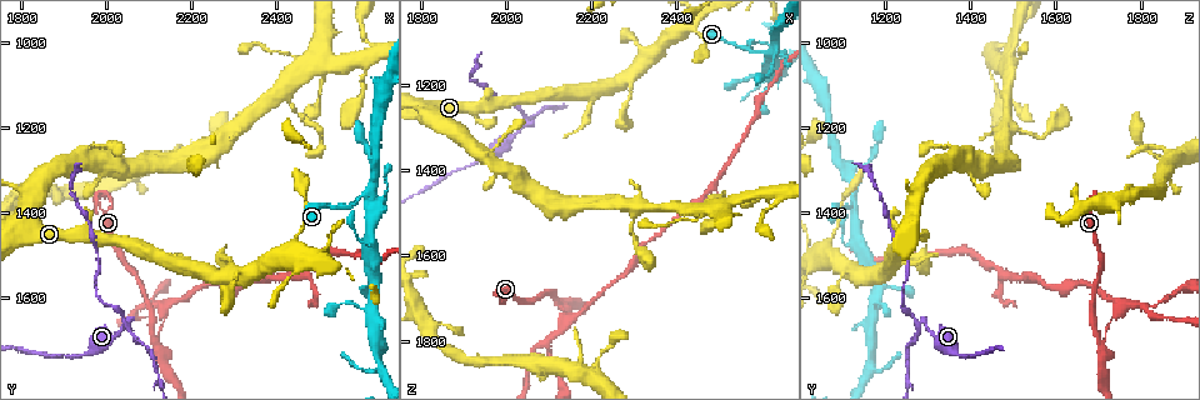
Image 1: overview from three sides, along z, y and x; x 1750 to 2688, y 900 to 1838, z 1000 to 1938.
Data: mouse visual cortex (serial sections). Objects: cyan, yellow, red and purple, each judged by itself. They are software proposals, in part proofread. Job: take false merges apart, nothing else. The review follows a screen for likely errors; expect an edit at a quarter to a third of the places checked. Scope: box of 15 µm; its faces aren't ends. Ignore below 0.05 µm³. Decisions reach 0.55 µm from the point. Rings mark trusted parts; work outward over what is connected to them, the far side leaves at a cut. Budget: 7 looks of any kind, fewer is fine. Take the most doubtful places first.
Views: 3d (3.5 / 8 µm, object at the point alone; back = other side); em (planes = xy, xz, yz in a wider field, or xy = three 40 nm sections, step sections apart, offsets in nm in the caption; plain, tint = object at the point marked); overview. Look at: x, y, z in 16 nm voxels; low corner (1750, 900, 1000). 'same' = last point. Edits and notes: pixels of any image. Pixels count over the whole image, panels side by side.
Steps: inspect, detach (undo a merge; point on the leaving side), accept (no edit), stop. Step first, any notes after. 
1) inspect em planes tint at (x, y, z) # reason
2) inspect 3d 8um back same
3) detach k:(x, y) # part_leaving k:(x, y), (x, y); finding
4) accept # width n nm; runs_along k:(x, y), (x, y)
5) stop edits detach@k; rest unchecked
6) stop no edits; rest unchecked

inspect 3d 3.5um at (2605, 1355, 1125) # arms part here

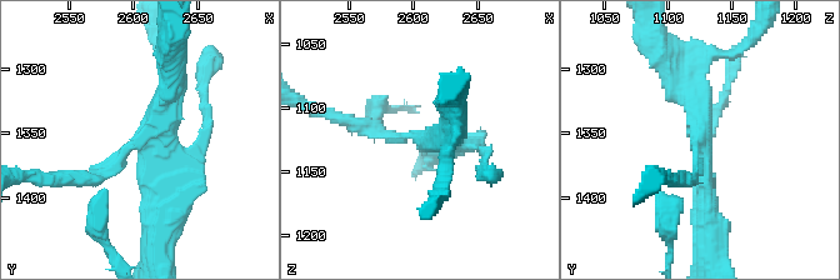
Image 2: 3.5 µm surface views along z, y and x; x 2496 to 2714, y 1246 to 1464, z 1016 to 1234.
inspect em xy step 1 tint at (2608, 1356, 1126)

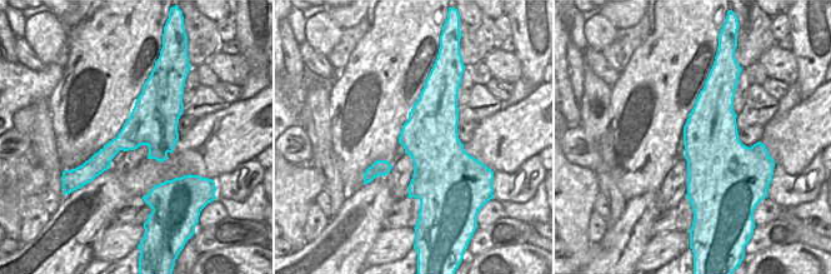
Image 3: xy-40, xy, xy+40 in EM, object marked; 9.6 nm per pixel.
accept # runs_along 2:(80, 178), (153, 143), (164, 220); one cell here

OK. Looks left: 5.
inspect 3d 3.5um at (2120, 1700, 1710) # three-way junction

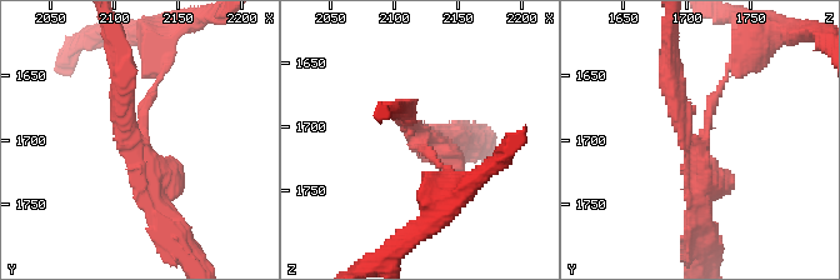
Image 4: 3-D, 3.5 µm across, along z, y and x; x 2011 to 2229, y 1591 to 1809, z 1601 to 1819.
inspect em xy step 5 plain at (2118, 1702, 1706) # arms 3; arm_widths 150, 250, 300 nm; need the tissue

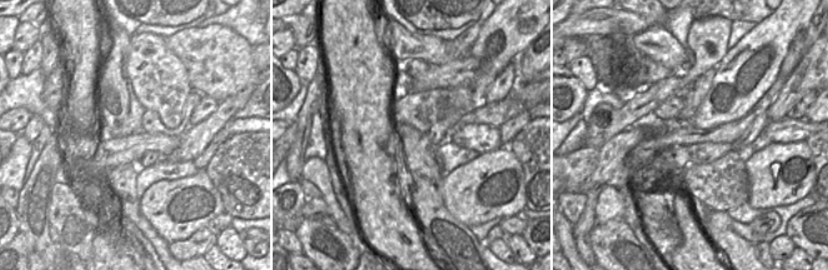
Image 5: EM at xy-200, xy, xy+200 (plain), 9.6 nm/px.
inspect em xy step 5 tint same # with the object marked

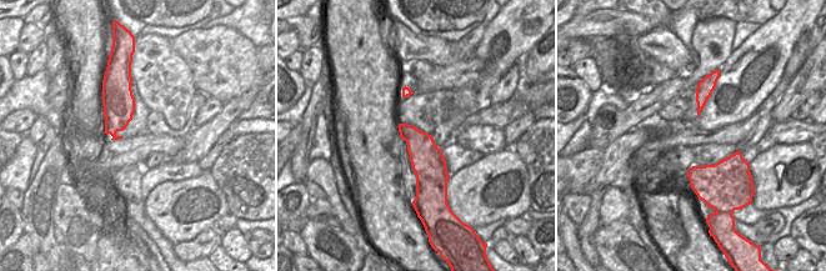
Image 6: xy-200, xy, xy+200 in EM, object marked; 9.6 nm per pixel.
detach 4:(150, 96) # part_leaving 4:(144, 131), (159, 39); two cells meet here

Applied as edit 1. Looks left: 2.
stop edits detach@4; rest unchecked

